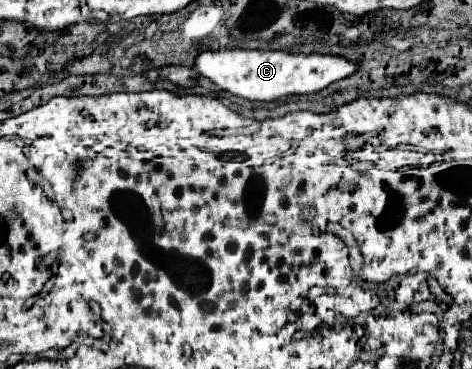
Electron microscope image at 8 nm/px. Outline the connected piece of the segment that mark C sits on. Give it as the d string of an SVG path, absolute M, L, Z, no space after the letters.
M225 49L205 51L197 57L195 69L201 77L211 79L223 91L245 97L249 101L275 101L289 95L311 95L327 85L349 77L357 71L357 63L339 55L321 53L285 53L285 51L263 51L263 49Z

